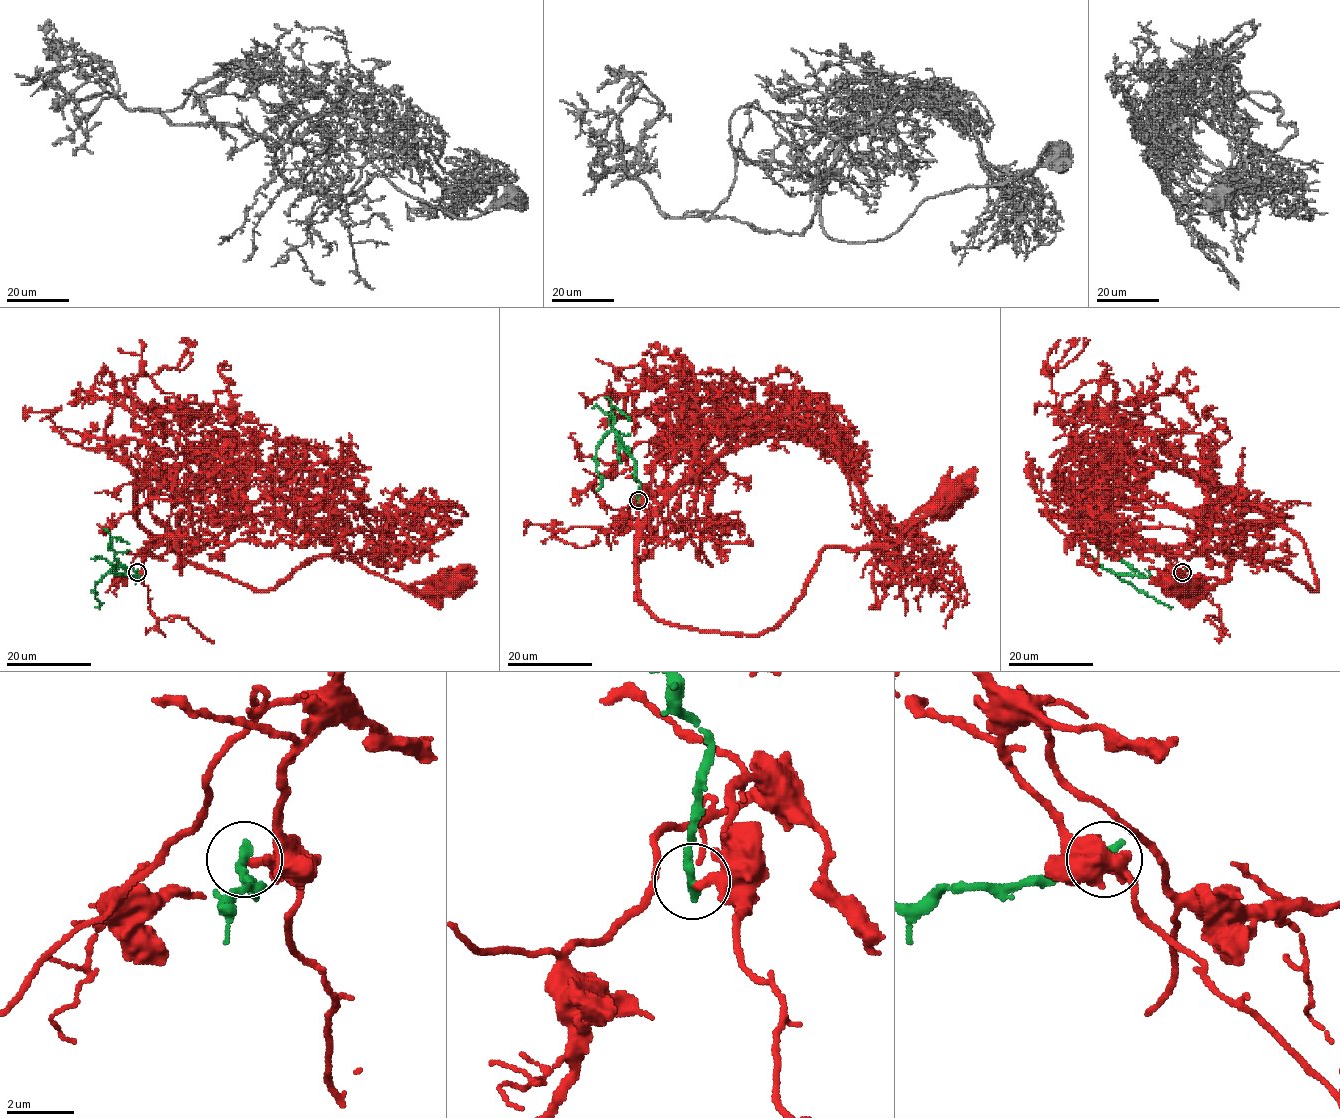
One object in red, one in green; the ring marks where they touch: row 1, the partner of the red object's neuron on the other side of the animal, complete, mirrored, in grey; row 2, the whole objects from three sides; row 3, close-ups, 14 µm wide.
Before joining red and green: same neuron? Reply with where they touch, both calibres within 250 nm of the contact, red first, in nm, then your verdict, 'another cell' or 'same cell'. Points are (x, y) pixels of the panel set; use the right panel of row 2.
(1182, 572) | 340/360 nm | another cell

